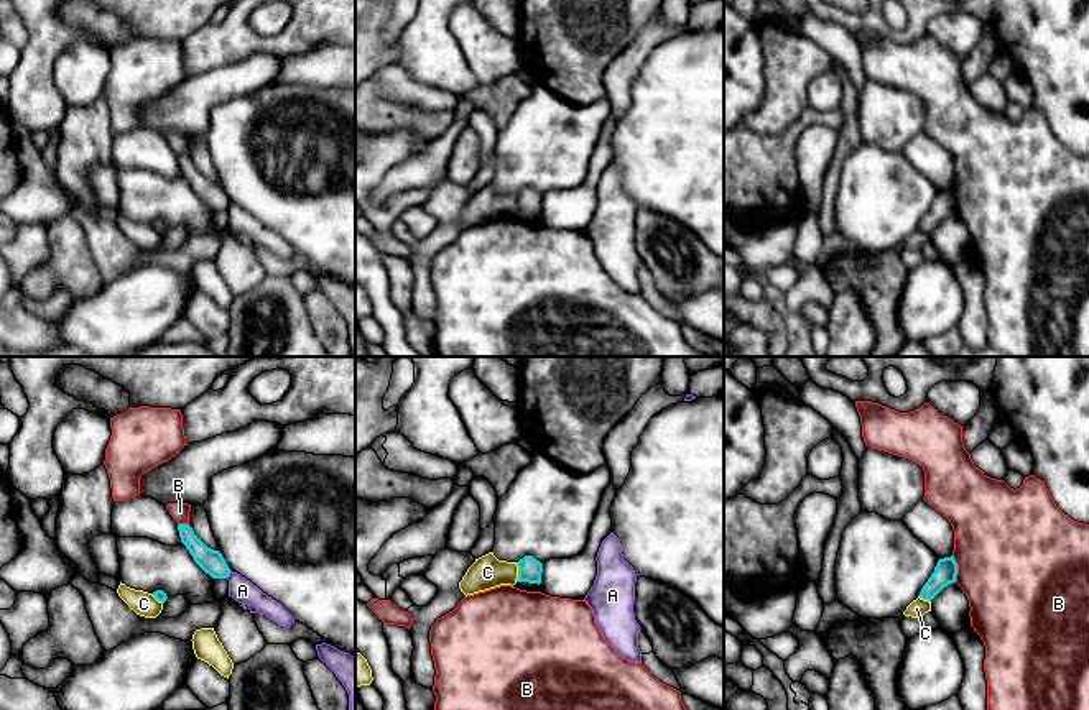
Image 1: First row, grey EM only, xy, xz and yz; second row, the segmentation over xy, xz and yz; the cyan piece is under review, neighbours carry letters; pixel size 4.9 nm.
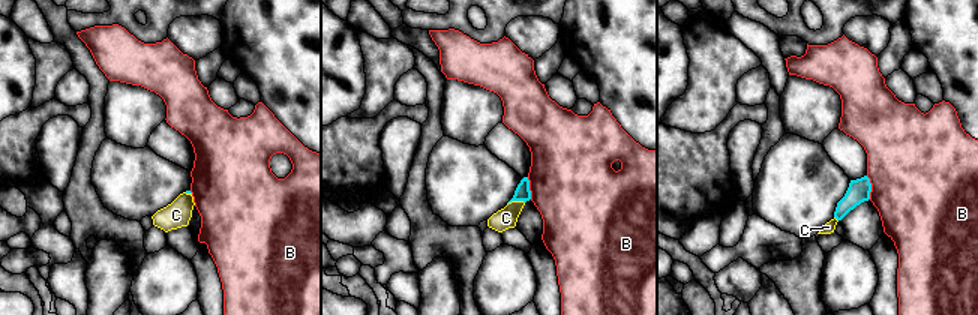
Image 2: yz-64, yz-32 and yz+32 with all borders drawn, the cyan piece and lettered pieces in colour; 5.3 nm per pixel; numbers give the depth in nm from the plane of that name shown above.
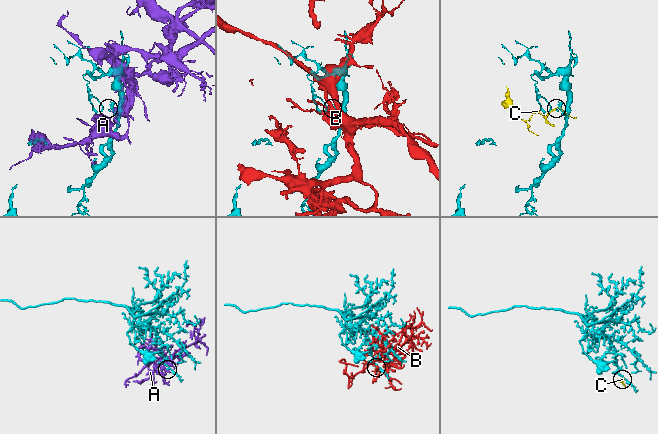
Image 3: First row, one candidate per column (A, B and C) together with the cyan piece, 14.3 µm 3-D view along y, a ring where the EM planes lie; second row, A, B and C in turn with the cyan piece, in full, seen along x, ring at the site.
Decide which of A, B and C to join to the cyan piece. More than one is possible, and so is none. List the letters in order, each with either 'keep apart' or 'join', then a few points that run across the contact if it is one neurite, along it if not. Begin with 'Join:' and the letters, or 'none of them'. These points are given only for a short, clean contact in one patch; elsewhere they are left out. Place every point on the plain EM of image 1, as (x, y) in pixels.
Join: none of them
A: keep apart
B: keep apart
C: keep apart | xz (515, 194), (517, 212)

